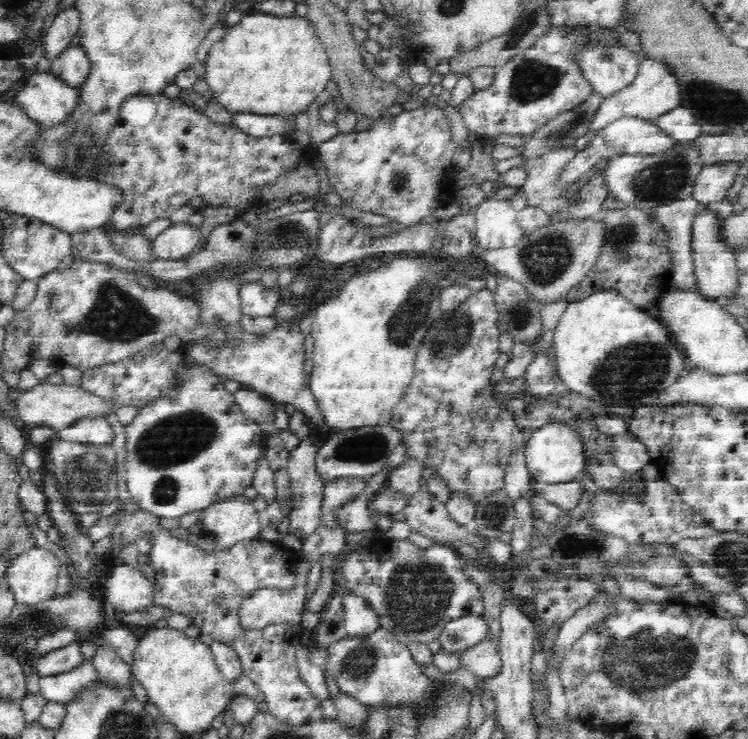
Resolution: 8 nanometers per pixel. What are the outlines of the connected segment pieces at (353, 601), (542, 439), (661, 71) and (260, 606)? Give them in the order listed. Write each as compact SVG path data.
M344 593L344 626L348 637L364 636L379 627L375 614L360 597Z
M553 419L545 422L542 426L530 431L530 438L524 442L524 458L525 467L531 483L540 488L543 485L551 485L560 482L570 482L574 480L582 472L581 460L582 450L579 434L572 429L568 424L560 422L558 419Z
M641 59L636 69L634 78L627 85L605 94L598 106L593 110L592 116L588 119L585 132L596 132L605 124L620 117L638 117L641 119L652 119L664 110L671 109L678 105L679 87L676 86L676 79L663 67L652 59Z
M298 583L292 594L280 594L279 590L262 588L254 590L240 602L237 619L244 628L260 628L263 624L280 619L290 619L297 629L300 621L306 585Z

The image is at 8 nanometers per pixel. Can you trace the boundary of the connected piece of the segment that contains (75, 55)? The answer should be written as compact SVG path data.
M66 47L56 59L50 62L50 73L54 73L66 86L78 86L89 71L89 62L79 47Z

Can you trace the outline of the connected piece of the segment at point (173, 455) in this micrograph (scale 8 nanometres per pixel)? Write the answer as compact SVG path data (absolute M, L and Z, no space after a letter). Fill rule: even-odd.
M183 366L180 370L184 382L176 392L140 408L139 413L132 422L124 425L124 438L126 438L126 442L124 442L122 470L124 470L124 486L128 490L128 494L130 494L129 500L134 502L136 506L139 506L140 509L147 510L152 514L164 518L182 518L182 516L186 516L186 514L190 514L190 512L194 512L195 510L204 510L206 507L212 506L212 504L243 495L243 491L250 486L251 476L256 462L257 439L262 434L262 429L260 429L256 420L244 414L243 410L235 405L232 393L224 389L223 380L218 379L216 376L209 376L205 370L199 370L196 367L187 369Z

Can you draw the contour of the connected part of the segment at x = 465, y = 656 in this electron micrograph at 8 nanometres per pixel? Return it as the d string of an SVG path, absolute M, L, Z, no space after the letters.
M487 639L457 654L457 668L476 678L486 678L494 674L498 670L499 662L498 645Z

